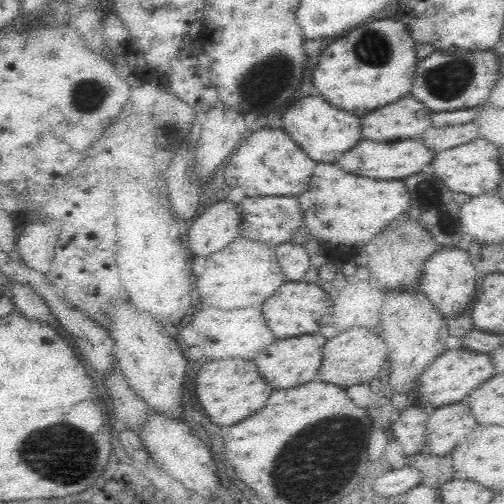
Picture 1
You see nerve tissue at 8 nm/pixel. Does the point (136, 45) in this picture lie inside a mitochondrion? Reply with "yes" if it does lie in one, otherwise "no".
no

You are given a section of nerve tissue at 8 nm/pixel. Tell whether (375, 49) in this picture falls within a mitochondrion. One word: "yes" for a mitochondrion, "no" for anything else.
yes

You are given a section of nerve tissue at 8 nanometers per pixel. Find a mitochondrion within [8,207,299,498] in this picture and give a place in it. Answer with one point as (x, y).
(60, 454)

